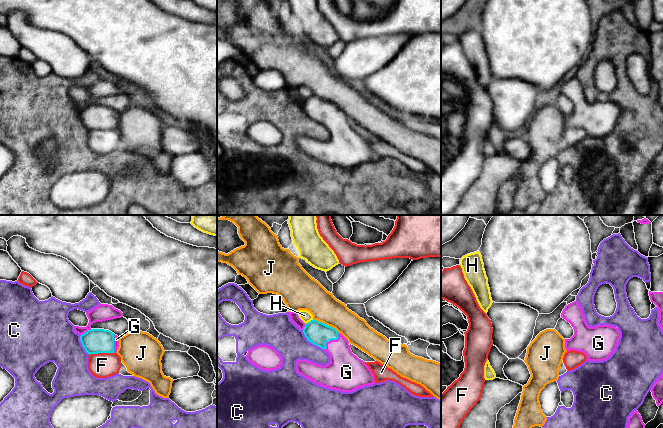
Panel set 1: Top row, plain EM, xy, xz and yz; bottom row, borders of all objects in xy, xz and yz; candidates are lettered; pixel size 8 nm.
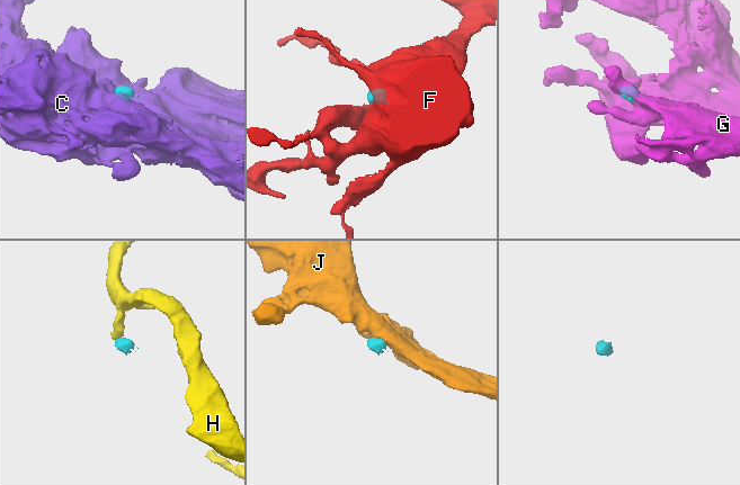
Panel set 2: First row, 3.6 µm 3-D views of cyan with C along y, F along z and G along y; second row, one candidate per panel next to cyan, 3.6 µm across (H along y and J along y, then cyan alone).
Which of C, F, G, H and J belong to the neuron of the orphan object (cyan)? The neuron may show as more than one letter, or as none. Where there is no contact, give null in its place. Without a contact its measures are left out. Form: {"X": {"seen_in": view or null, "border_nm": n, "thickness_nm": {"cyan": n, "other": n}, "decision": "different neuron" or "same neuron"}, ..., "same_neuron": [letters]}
{"C": {"seen_in": "xz", "border_nm": 240, "thickness_nm": {"cyan": 190, "other": 260}, "decision": "different neuron"}, "F": {"seen_in": "xy", "border_nm": 200, "thickness_nm": {"cyan": 200, "other": 200}, "decision": "different neuron"}, "G": {"seen_in": "xz", "border_nm": 180, "thickness_nm": {"cyan": 190, "other": 260}, "decision": "same neuron"}, "H": {"seen_in": "xz", "border_nm": 80, "thickness_nm": {"cyan": 190, "other": 90}, "decision": "different neuron"}, "J": {"seen_in": "xz", "border_nm": 240, "thickness_nm": {"cyan": 190, "other": 240}, "decision": "different neuron"}, "same_neuron": ["G"]}

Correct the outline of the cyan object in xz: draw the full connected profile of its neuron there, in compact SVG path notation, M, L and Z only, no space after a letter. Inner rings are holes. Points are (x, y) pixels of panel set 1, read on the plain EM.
M289 88L289 92L290 96L303 107L309 118L324 125L330 132L330 139L325 142L307 136L298 136L296 145L299 150L318 161L342 168L352 168L375 159L372 147L363 136L352 129L348 116L335 104L314 95L305 100L299 94L298 88Z

